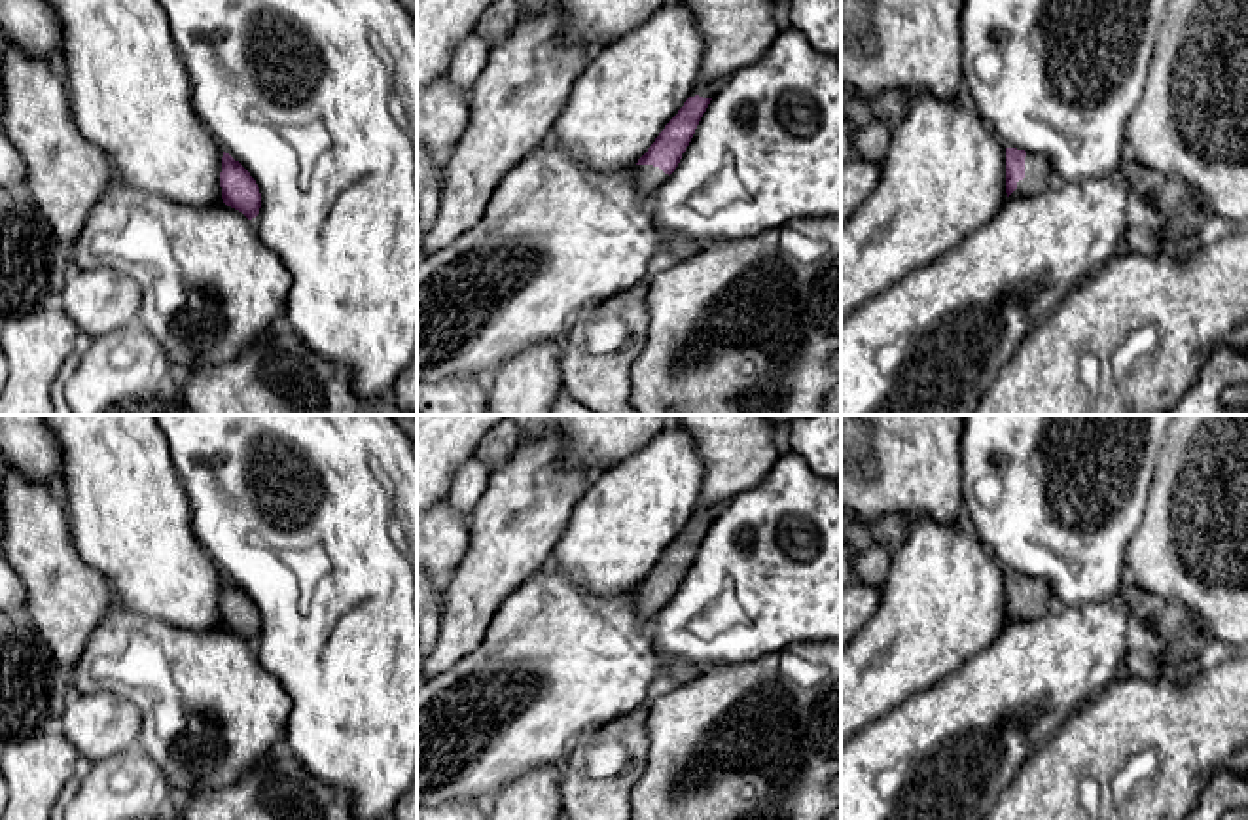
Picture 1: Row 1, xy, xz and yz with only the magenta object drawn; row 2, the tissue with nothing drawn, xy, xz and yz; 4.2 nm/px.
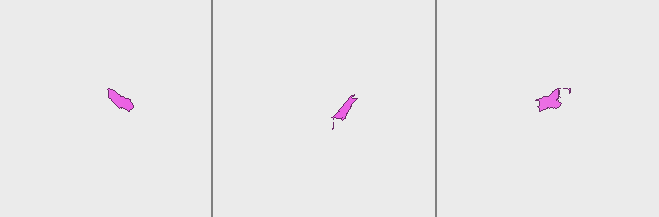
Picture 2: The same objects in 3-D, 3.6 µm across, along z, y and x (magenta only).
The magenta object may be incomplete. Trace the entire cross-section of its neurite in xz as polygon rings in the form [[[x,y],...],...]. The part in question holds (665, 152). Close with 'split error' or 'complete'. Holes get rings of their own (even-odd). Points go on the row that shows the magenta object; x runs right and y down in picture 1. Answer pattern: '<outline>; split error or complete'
[[[727,80],[697,85],[678,114],[665,125],[655,142],[638,159],[633,170],[640,195],[653,195],[676,170],[703,114],[725,81]]]; split error

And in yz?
[[[1006,148],[1007,197],[1036,195],[1055,182],[1055,170],[1045,157],[1017,148]]]; split error

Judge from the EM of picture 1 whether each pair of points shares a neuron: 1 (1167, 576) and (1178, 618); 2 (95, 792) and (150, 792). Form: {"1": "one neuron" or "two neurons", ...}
{"1": "two neurons", "2": "one neuron"}

